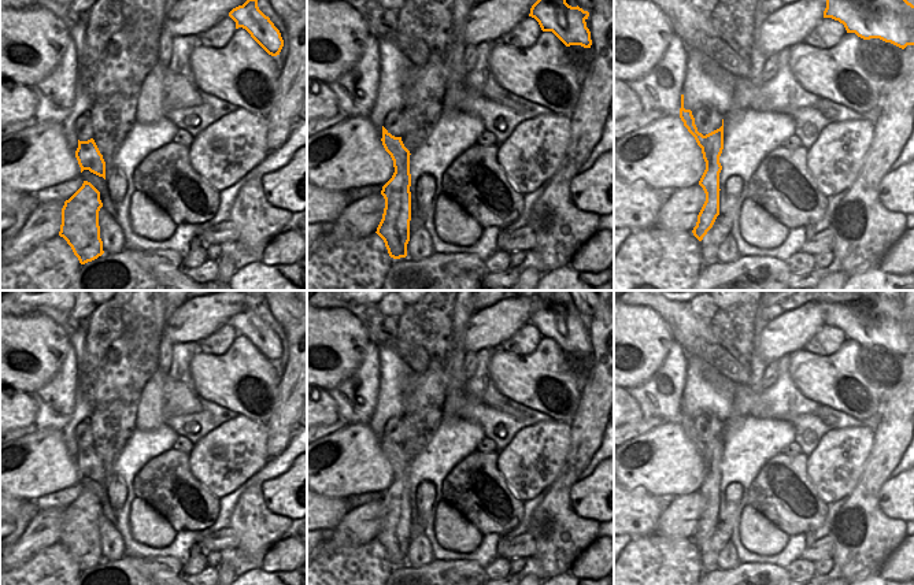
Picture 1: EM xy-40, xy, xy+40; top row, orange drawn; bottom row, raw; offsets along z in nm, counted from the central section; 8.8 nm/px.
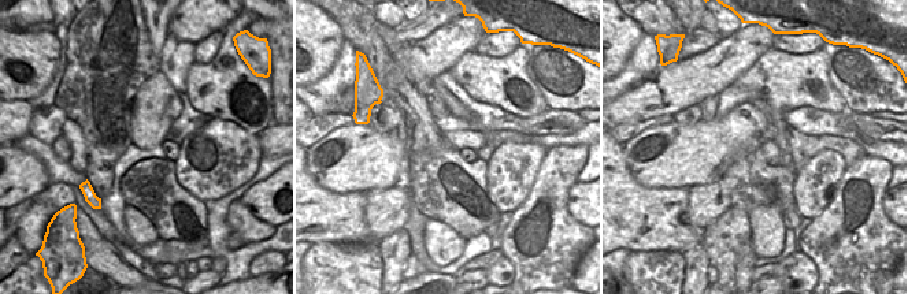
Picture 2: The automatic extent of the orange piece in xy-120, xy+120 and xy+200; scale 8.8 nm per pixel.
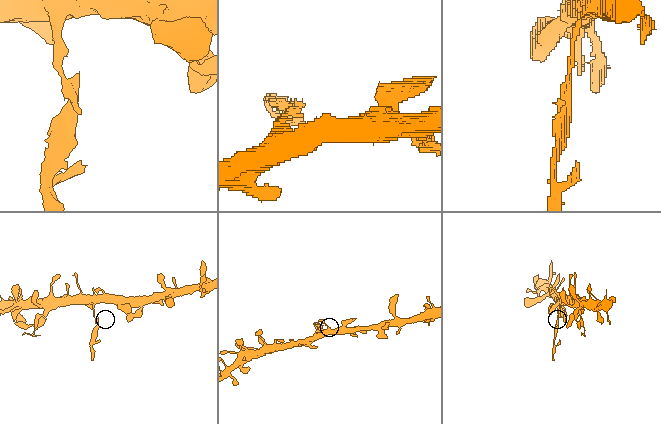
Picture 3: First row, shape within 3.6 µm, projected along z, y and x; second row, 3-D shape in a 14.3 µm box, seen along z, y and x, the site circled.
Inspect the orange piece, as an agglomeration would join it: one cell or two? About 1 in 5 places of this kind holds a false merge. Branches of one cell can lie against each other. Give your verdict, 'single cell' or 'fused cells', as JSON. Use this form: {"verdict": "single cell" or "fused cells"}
{"verdict": "fused cells"}

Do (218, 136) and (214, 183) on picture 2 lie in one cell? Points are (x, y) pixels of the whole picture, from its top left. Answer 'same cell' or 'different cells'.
same cell

